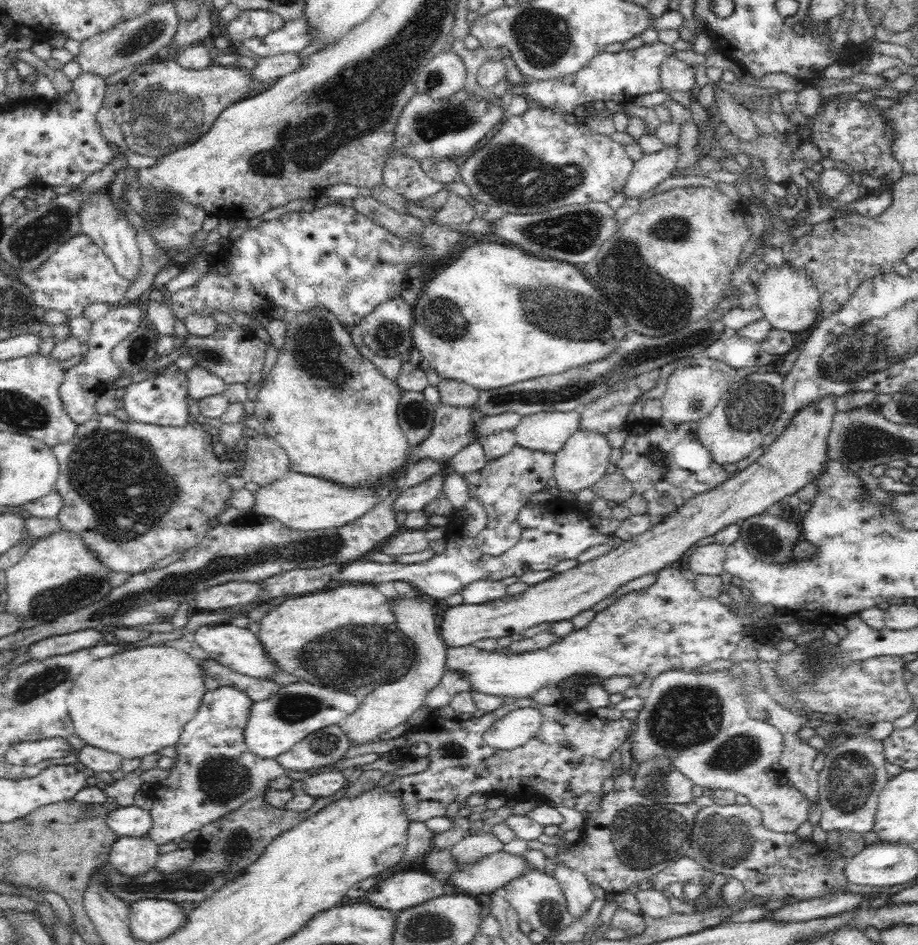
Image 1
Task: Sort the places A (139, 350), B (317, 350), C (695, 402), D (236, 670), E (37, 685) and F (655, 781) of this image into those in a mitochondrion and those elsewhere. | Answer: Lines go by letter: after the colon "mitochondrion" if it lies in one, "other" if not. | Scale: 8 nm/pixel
A: mitochondrion
B: mitochondrion
C: mitochondrion
D: other
E: mitochondrion
F: mitochondrion

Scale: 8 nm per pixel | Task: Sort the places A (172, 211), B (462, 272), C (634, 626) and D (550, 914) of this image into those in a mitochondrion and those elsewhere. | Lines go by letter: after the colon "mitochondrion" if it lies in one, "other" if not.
A: mitochondrion
B: other
C: mitochondrion
D: mitochondrion

